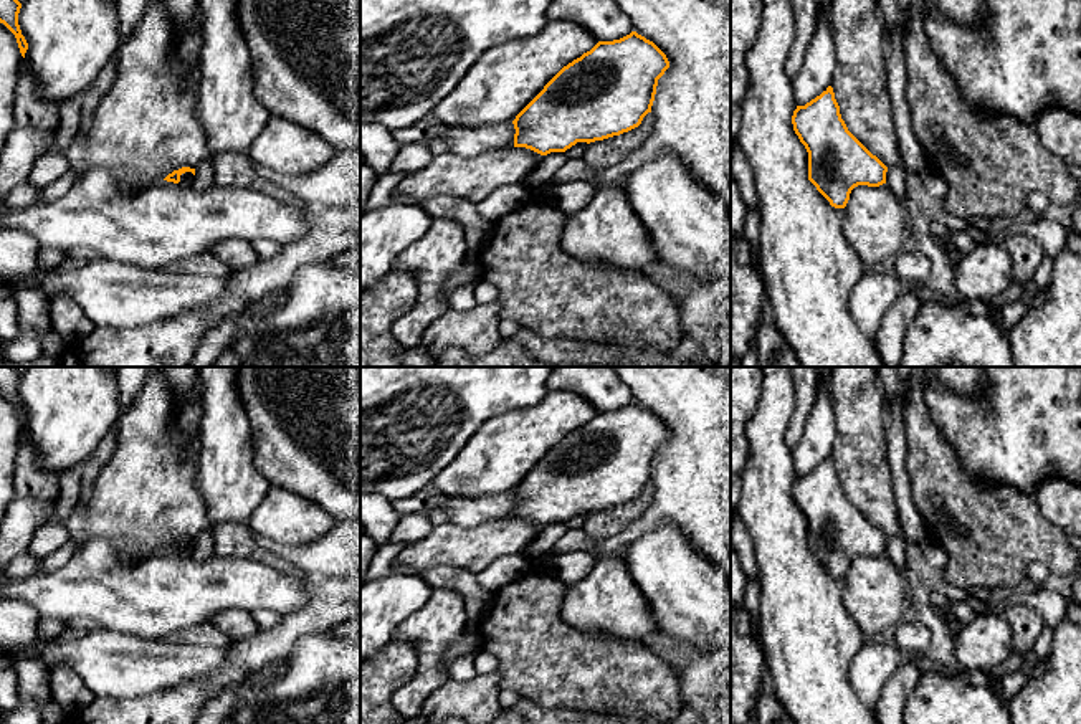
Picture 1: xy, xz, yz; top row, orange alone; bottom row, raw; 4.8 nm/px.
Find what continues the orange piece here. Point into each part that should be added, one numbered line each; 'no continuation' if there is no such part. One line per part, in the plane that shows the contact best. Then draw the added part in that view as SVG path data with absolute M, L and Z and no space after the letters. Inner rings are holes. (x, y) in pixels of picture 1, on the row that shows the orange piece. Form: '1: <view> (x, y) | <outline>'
no continuation

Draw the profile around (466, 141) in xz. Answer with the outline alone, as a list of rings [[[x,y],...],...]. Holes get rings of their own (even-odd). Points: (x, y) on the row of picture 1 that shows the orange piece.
[[[436,122],[441,139],[450,142],[450,152],[473,157],[494,147],[514,147],[514,124],[501,122],[494,126],[445,126]]]

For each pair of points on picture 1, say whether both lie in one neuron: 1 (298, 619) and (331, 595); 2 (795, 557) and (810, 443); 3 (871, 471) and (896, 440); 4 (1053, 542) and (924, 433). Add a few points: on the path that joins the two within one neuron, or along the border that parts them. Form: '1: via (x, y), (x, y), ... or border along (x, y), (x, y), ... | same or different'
1: via (306, 619), (323, 604) | same
2: border along (790, 450), (797, 475) | different
3: border along (886, 412), (886, 460), (893, 490) | different
4: via (1017, 534), (1009, 533), (944, 470) | same

